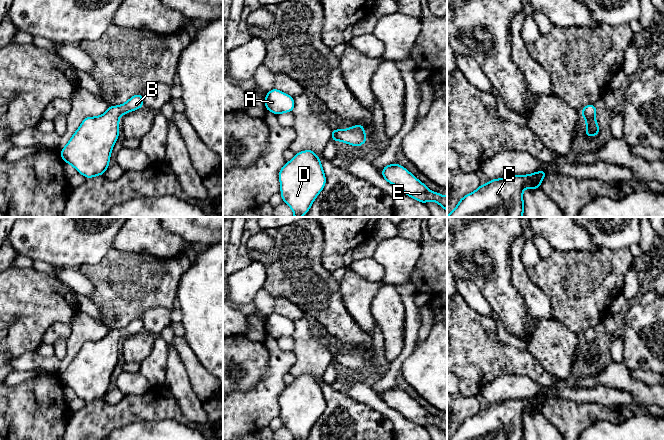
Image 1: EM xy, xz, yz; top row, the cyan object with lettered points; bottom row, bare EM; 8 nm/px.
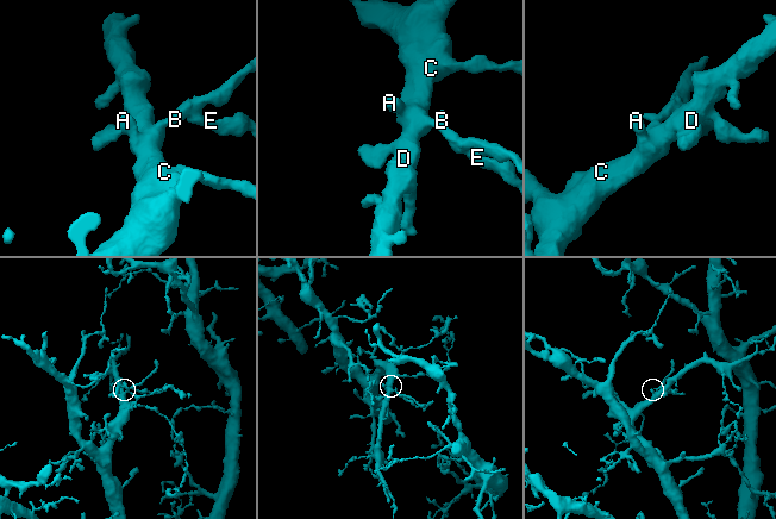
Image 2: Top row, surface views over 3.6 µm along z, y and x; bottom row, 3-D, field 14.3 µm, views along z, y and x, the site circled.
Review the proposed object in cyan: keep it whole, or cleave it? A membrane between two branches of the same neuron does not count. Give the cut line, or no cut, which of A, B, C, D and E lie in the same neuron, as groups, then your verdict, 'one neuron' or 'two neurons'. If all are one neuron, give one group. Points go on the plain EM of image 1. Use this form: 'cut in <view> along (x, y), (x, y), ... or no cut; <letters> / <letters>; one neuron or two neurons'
no cut; A B C D E; one neuron

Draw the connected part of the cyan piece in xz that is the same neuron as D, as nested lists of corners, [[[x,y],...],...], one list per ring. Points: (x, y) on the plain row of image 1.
[[[305,374],[286,386],[279,396],[279,405],[283,425],[293,434],[294,440],[304,440],[323,414],[326,402],[319,381],[312,374]]]

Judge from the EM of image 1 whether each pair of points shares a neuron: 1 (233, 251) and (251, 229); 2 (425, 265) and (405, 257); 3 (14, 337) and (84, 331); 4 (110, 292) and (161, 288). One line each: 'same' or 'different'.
1: different
2: different
3: different
4: same

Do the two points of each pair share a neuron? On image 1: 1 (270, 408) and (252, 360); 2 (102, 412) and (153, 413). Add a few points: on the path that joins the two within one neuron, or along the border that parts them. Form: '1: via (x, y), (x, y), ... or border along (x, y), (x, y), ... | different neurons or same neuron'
1: border along (269, 359), (264, 377), (248, 390), (239, 392) | different neurons
2: via (115, 412), (140, 412) | same neuron

